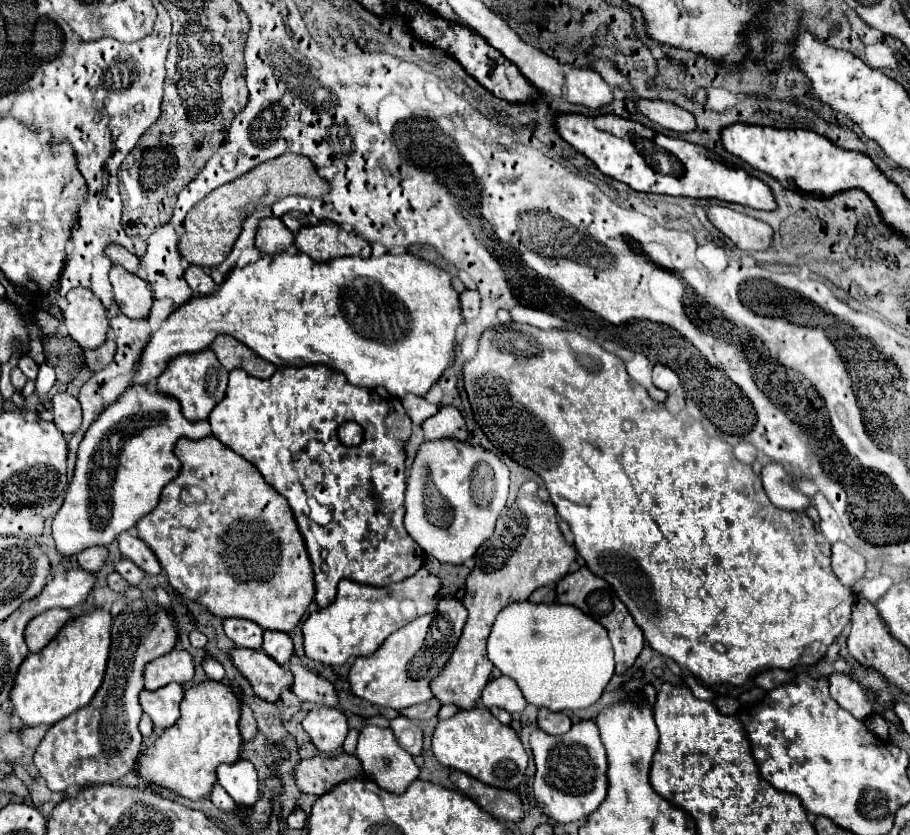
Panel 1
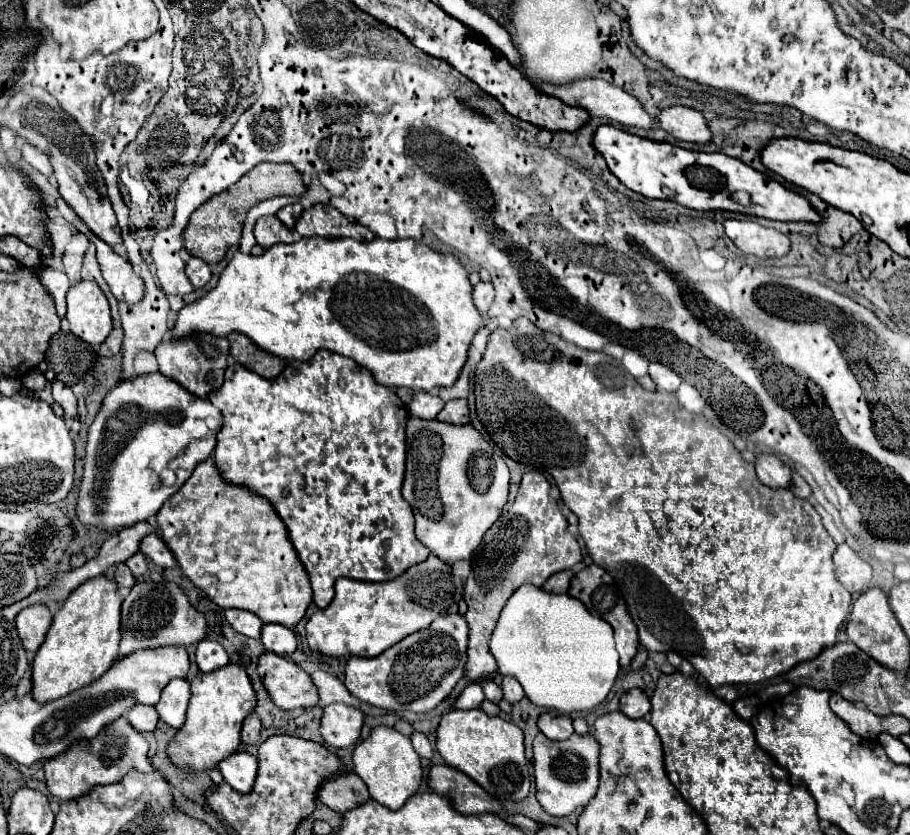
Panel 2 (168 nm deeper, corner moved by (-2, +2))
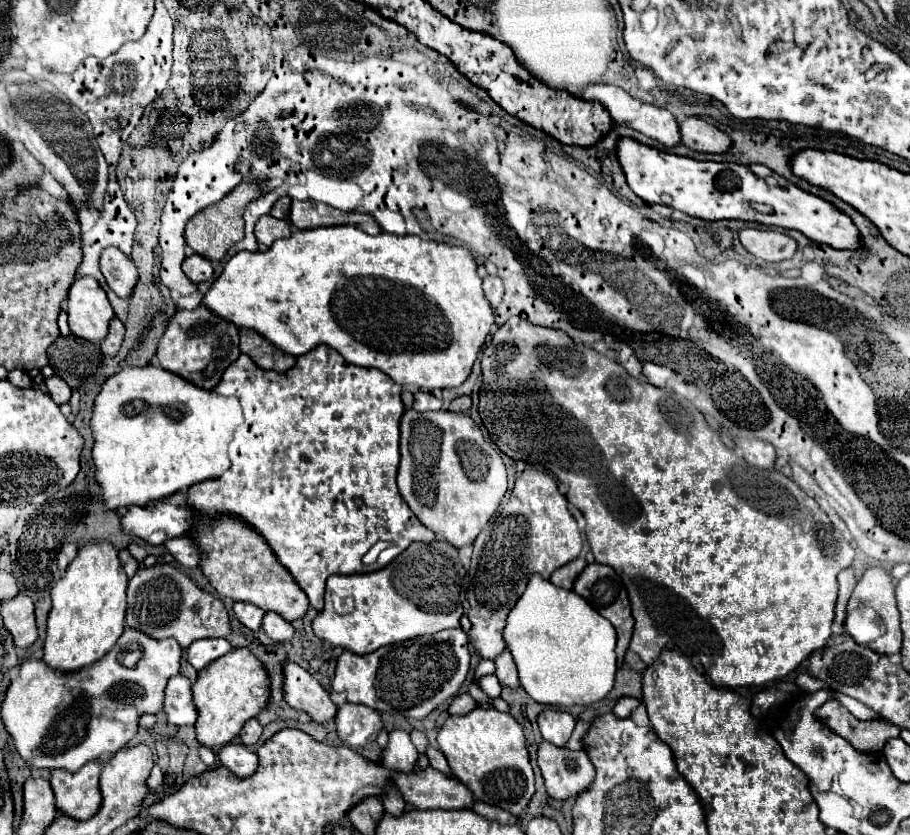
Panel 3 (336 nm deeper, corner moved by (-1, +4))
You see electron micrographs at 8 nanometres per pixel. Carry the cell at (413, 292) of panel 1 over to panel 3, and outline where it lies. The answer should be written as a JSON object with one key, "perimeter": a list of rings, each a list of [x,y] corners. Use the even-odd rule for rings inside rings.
{"perimeter":[[[330,226],[330,228],[314,228],[314,230],[298,230],[290,238],[276,240],[266,252],[238,252],[234,254],[228,264],[224,266],[222,274],[214,280],[212,288],[204,296],[204,306],[212,308],[218,316],[232,320],[240,328],[252,328],[260,332],[266,340],[272,340],[276,348],[300,356],[312,350],[318,344],[326,344],[338,350],[350,364],[376,368],[388,374],[396,384],[402,386],[416,386],[420,390],[434,390],[434,388],[454,388],[460,386],[472,372],[476,362],[478,350],[484,346],[486,336],[490,334],[490,326],[494,324],[494,312],[490,302],[482,292],[482,278],[476,274],[476,262],[472,254],[464,246],[448,246],[434,240],[422,240],[420,236],[396,236],[382,232],[378,236],[370,236],[356,226]]]}

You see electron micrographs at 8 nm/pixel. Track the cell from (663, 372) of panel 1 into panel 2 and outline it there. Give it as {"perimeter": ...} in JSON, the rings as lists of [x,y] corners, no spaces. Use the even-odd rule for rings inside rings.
{"perimeter":[[[653,362],[649,366],[649,376],[657,384],[659,390],[667,390],[667,392],[677,392],[677,388],[681,384],[681,378],[671,368],[667,368],[659,362]]]}

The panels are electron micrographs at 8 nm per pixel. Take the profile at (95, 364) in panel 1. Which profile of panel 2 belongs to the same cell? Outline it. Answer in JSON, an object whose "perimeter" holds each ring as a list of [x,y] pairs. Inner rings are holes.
{"perimeter":[[[113,328],[111,334],[105,338],[105,342],[99,348],[101,356],[115,356],[121,350],[121,342],[123,342],[123,330],[121,328]]]}

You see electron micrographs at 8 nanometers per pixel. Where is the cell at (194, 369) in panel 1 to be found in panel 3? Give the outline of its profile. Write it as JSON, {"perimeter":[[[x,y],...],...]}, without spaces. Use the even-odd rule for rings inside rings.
{"perimeter":[[[200,306],[196,310],[180,310],[174,312],[174,316],[168,320],[166,332],[158,342],[156,358],[160,360],[160,366],[168,372],[174,372],[188,382],[212,390],[220,380],[224,370],[240,356],[238,348],[238,328],[224,320],[222,316],[214,314],[210,308]]]}

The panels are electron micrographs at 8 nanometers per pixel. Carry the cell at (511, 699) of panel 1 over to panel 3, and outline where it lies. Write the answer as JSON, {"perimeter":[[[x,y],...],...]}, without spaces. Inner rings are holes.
{"perimeter":[[[504,650],[496,658],[496,676],[502,684],[506,684],[510,688],[516,688],[520,684],[518,682],[518,670],[516,670],[516,664],[514,664],[514,658],[512,658],[510,650]]]}

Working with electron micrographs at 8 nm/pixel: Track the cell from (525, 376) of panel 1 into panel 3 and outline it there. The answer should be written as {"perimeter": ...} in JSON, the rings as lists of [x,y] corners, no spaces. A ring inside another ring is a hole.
{"perimeter":[[[512,316],[504,326],[496,330],[490,344],[486,346],[482,358],[482,388],[480,388],[480,418],[492,438],[492,442],[510,458],[522,460],[526,464],[540,464],[552,472],[560,482],[568,484],[568,502],[572,502],[586,518],[586,538],[592,546],[596,562],[612,566],[618,574],[628,576],[636,590],[628,590],[632,616],[636,620],[634,636],[630,640],[630,650],[636,652],[644,664],[652,664],[660,650],[674,642],[674,646],[688,658],[702,664],[706,674],[716,686],[736,688],[741,686],[760,686],[777,681],[790,674],[798,664],[808,658],[814,650],[824,648],[832,634],[834,604],[838,594],[836,576],[840,570],[848,568],[854,560],[854,550],[848,540],[832,526],[828,514],[810,498],[798,484],[776,470],[746,470],[746,462],[736,456],[734,450],[726,448],[714,428],[708,426],[704,416],[684,398],[656,388],[648,382],[632,378],[618,362],[592,348],[578,346],[566,332],[534,326],[518,316]]]}

